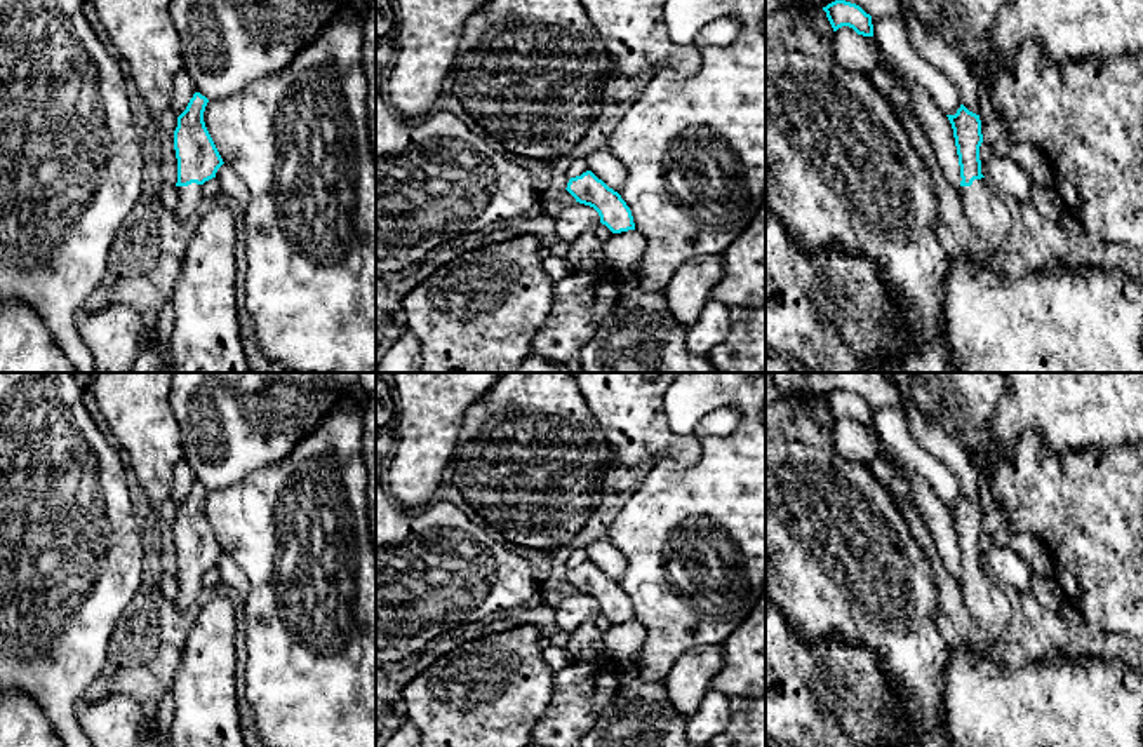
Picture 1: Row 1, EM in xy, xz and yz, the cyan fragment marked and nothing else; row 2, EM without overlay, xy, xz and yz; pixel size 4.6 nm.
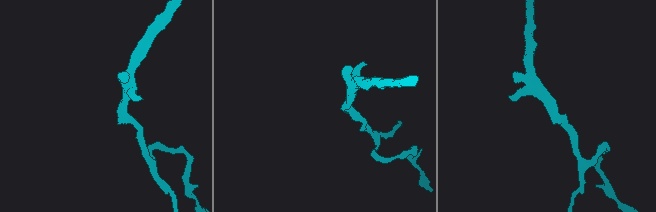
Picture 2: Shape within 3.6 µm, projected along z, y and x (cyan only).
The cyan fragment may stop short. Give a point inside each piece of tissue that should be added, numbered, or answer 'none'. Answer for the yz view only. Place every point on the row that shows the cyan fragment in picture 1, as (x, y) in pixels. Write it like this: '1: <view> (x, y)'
1: yz (987, 213)

